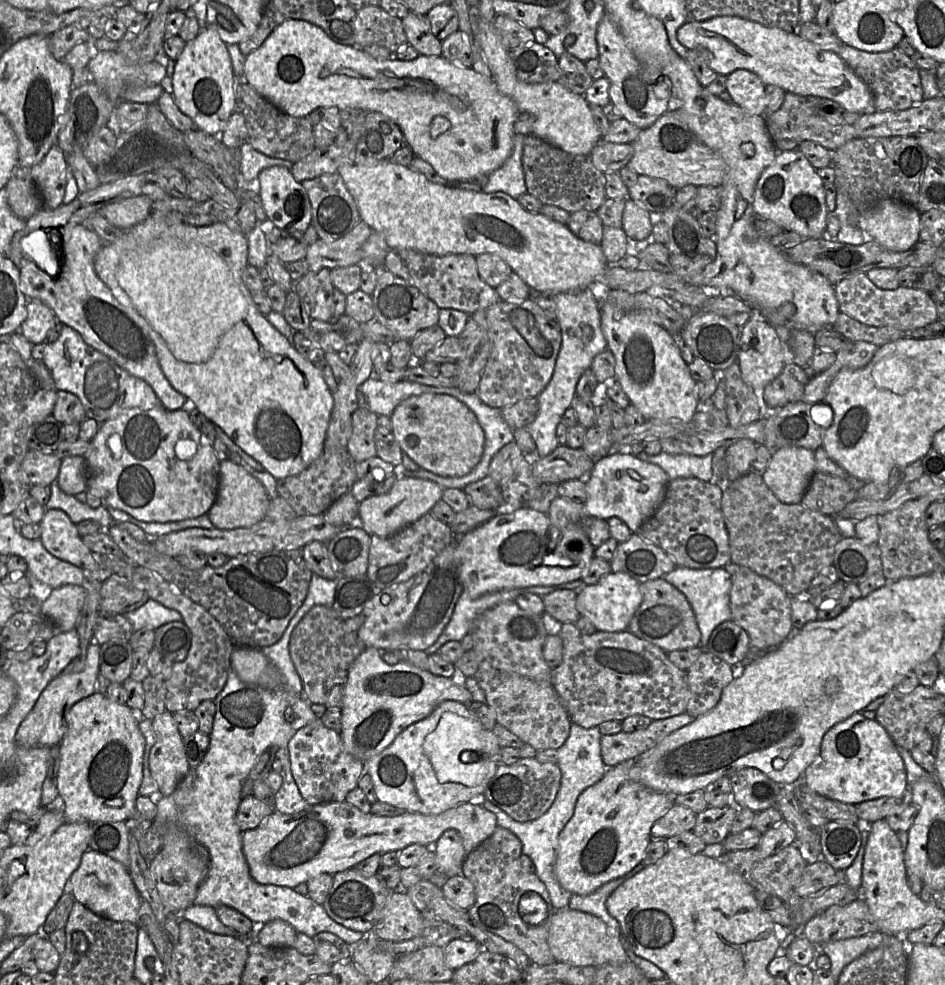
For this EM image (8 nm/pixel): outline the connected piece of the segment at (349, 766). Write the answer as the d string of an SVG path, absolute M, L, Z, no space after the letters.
M322 722L302 726L289 741L288 750L294 780L302 797L309 805L345 801L347 794L358 787L358 782L365 773L365 763L346 750L340 733L327 728Z

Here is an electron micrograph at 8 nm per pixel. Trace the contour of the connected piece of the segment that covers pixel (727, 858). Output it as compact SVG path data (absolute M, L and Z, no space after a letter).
M797 842L791 844L774 855L760 858L757 849L738 850L726 852L720 858L731 870L737 872L754 889L764 890L779 897L787 906L790 915L797 912L797 905L800 905L801 897L796 893L795 887L802 873L807 866L807 861L803 858Z

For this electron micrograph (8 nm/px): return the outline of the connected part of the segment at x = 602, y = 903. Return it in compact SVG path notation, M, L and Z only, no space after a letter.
M641 862L624 876L607 882L589 895L572 895L569 900L568 908L582 911L600 918L609 928L612 928L615 931L615 936L619 936L623 943L620 924L607 911L606 900L618 886L645 867L645 864Z

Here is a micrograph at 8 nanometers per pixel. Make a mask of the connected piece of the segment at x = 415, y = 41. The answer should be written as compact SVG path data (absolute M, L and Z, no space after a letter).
M410 11L402 19L402 23L409 44L421 55L442 55L442 41L433 34L431 23L427 15Z

